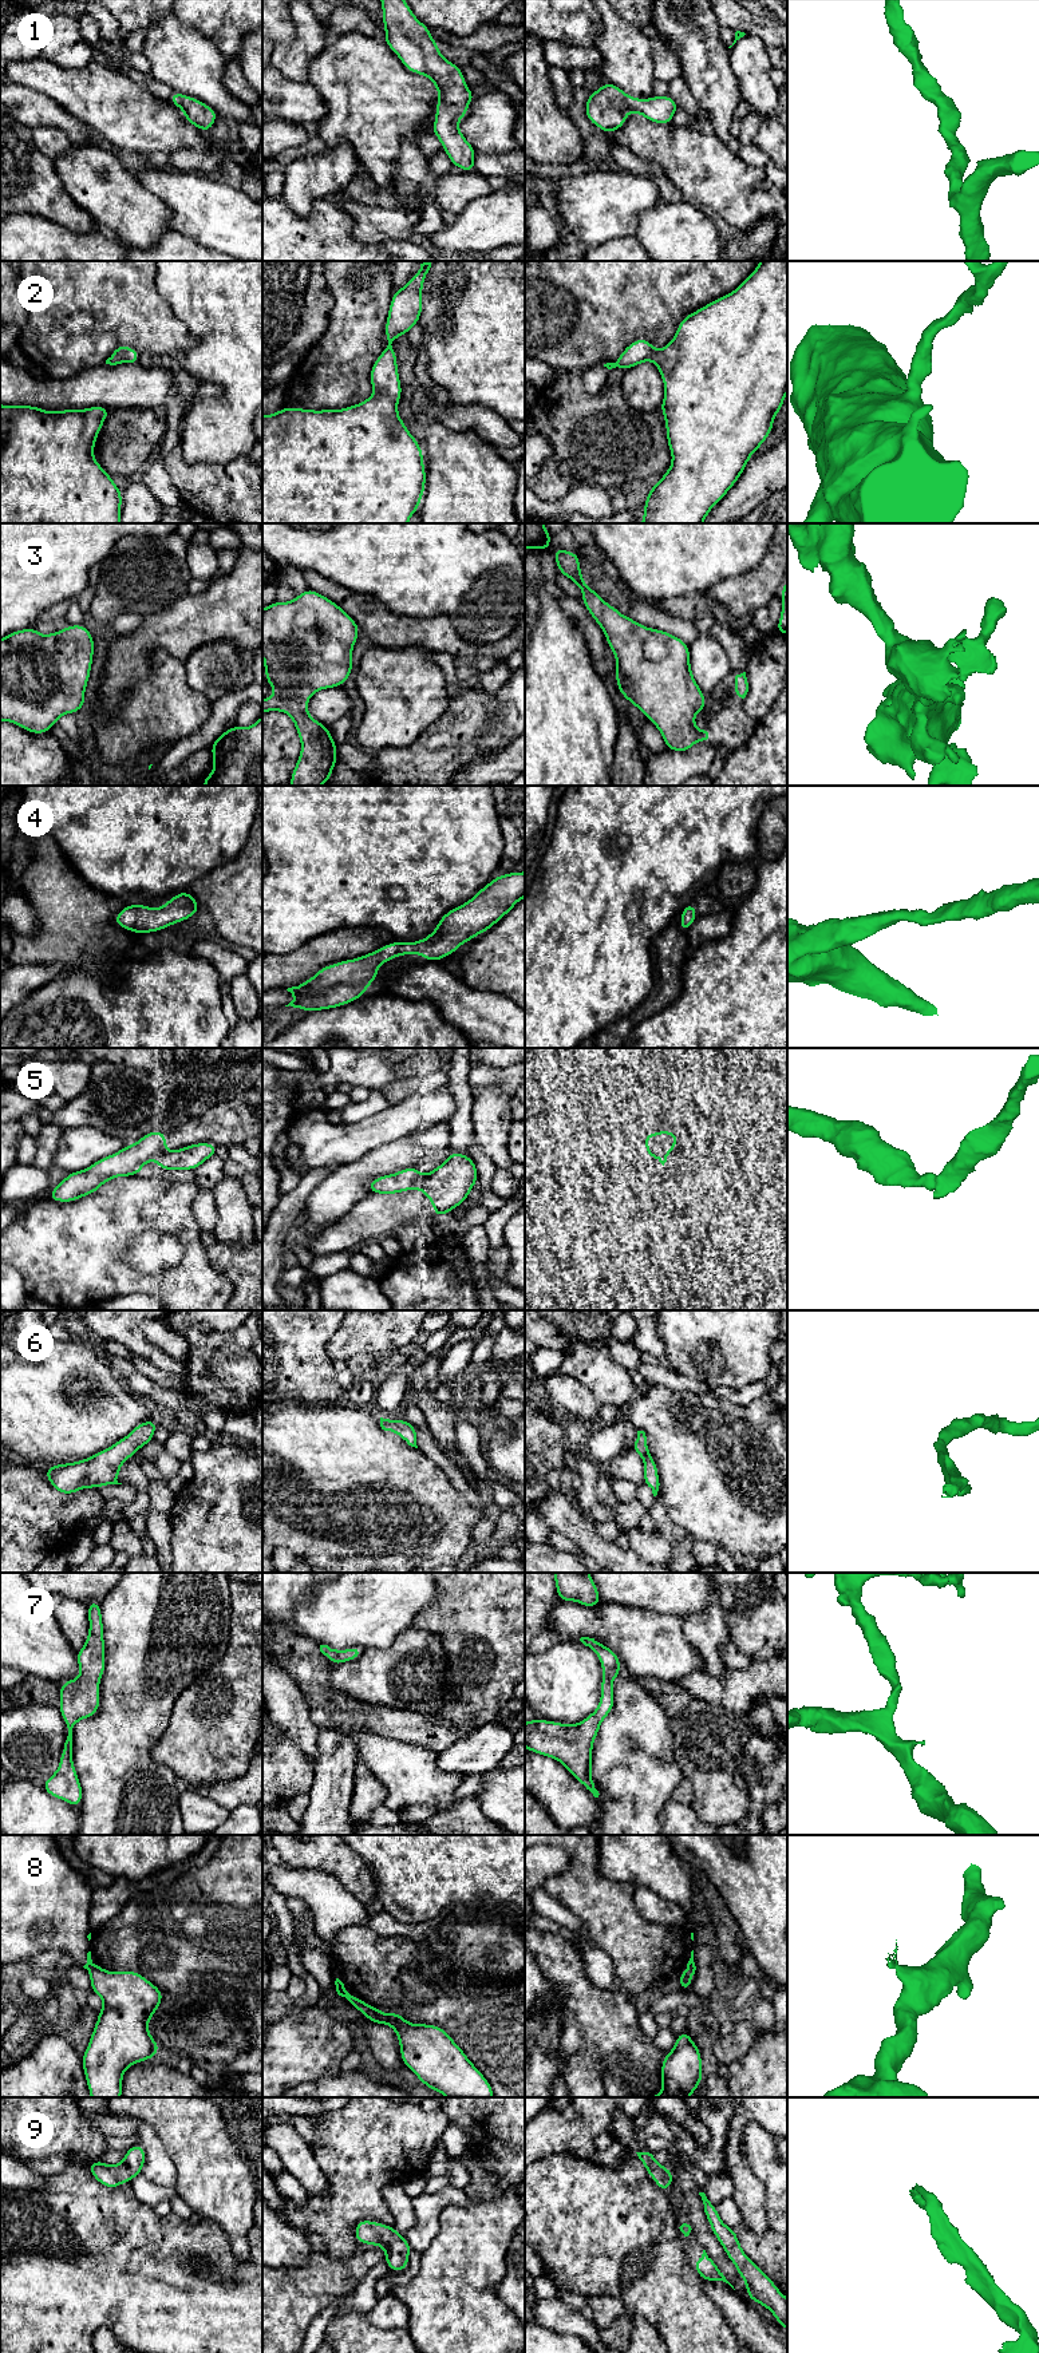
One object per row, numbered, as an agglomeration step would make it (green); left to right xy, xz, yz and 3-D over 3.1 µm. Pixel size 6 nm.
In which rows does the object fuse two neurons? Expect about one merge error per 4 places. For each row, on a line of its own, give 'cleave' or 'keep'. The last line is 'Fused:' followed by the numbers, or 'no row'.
1: keep
2: keep
3: keep
4: keep
5: cleave
6: keep
7: keep
8: cleave
9: keep
Fused: 5, 8

